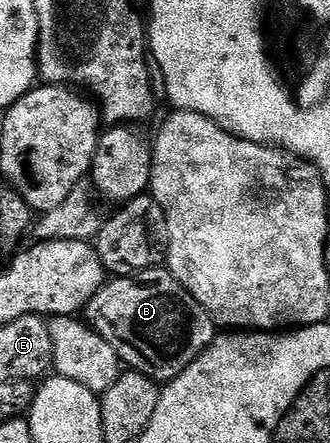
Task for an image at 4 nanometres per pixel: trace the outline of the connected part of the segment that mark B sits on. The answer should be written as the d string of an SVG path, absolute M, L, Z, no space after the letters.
M169 268L145 269L130 277L114 277L107 280L84 310L85 320L91 329L107 341L116 351L119 362L127 370L143 373L159 383L175 381L191 363L216 340L216 322L194 296L171 275Z

